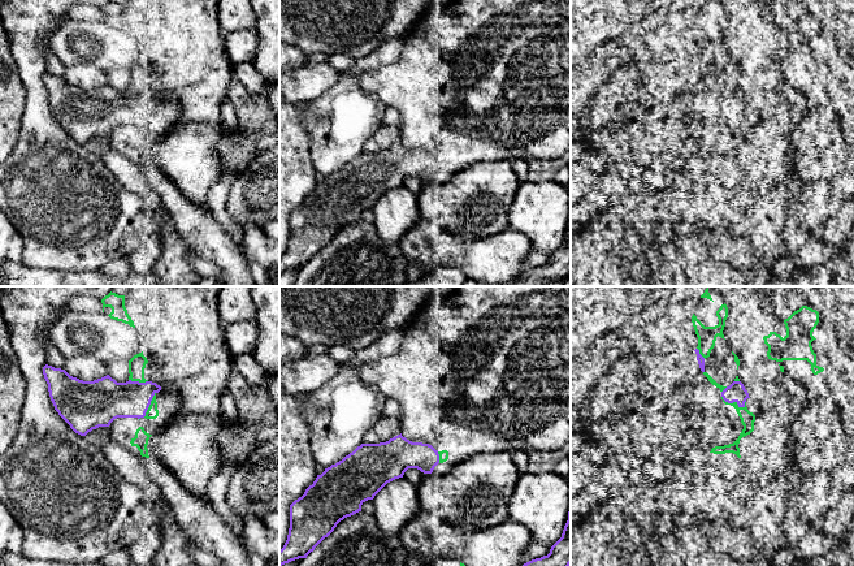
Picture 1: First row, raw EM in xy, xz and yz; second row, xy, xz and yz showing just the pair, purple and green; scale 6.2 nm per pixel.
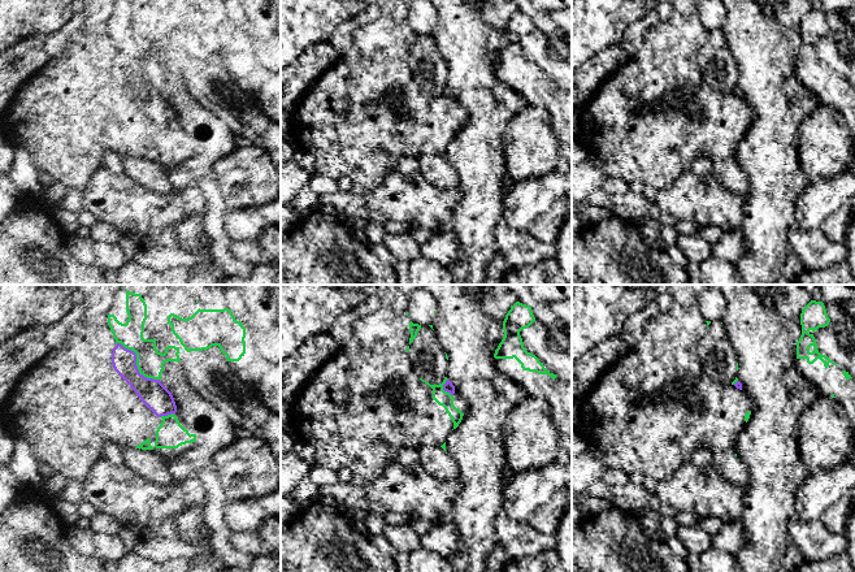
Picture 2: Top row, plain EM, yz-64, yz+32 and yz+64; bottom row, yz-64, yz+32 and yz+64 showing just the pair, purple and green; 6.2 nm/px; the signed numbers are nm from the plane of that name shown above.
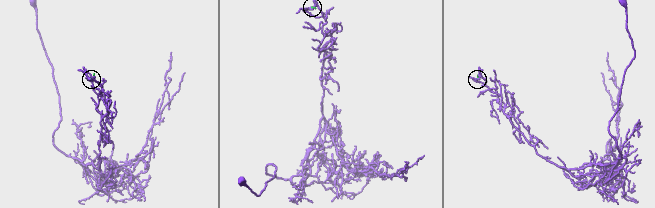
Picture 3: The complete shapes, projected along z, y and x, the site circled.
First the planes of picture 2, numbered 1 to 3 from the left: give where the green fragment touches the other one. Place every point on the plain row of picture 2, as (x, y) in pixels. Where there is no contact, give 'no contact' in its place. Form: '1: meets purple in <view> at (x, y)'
1: meets purple in yz-64 at (135, 72)
2: meets purple in yz+32 at (443, 96)
3: meets purple in yz+64 at (736, 91)

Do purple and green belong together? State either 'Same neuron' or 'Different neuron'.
Different neuron

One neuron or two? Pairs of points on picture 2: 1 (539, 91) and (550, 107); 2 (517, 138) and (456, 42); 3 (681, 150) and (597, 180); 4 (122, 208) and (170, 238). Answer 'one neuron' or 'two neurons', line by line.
1: one neuron
2: two neurons
3: two neurons
4: one neuron

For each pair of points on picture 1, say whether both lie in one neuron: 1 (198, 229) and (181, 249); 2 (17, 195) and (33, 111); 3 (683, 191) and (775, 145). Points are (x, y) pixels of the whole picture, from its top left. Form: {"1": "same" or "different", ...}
{"1": "different", "2": "same", "3": "different"}

